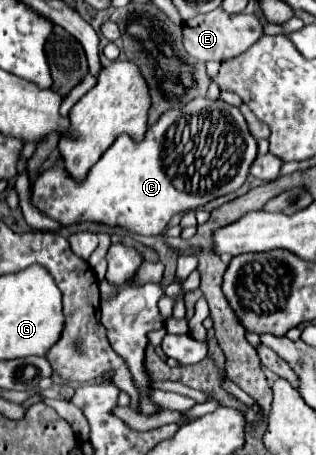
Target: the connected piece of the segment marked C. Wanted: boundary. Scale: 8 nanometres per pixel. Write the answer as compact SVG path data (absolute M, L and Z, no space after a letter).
M196 98L184 108L164 112L162 118L156 122L156 126L148 128L142 142L134 142L128 136L118 136L116 142L90 168L84 180L74 180L64 166L64 158L58 156L58 160L38 176L36 188L32 190L32 204L42 214L48 214L62 226L96 222L110 228L124 228L140 236L158 236L164 234L168 220L174 214L200 208L206 202L240 188L248 176L252 158L256 158L256 140L248 132L246 120L240 114L240 110L222 100L212 102Z

